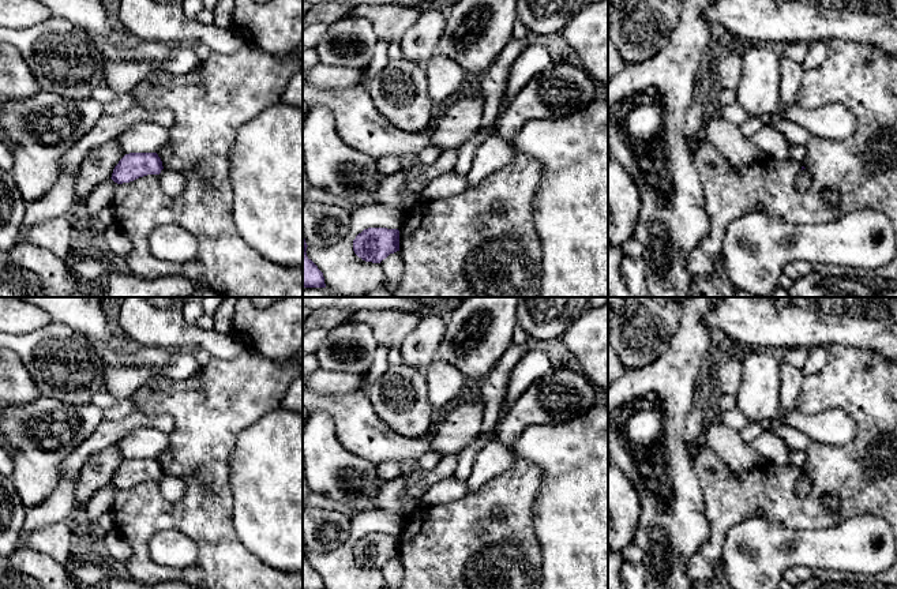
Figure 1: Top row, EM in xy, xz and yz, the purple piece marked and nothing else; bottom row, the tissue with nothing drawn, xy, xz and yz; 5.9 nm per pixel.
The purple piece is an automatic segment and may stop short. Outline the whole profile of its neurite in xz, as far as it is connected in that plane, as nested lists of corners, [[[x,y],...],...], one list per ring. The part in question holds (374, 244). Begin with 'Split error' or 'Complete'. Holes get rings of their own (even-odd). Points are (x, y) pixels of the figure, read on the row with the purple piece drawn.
Complete. [[[368,228],[353,240],[354,254],[365,262],[380,263],[390,254],[399,251],[399,230]]]

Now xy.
Complete. [[[130,153],[115,166],[110,179],[123,184],[147,175],[159,175],[162,169],[162,161],[157,153]]]

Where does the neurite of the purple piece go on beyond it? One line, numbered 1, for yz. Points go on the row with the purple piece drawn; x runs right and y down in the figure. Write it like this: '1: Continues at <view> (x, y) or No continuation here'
1: No continuation here

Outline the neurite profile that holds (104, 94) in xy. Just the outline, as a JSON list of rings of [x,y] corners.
[[[106,85],[94,89],[91,93],[91,98],[101,104],[113,102],[115,100],[117,100],[117,97],[119,94],[109,89]]]

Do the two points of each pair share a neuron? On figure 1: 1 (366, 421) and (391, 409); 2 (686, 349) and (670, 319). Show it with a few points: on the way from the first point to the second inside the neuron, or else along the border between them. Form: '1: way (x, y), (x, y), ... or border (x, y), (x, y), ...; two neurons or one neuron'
1: border (366, 391), (374, 412), (402, 436); two neurons
2: border (680, 311), (679, 327), (668, 348), (659, 357); two neurons

